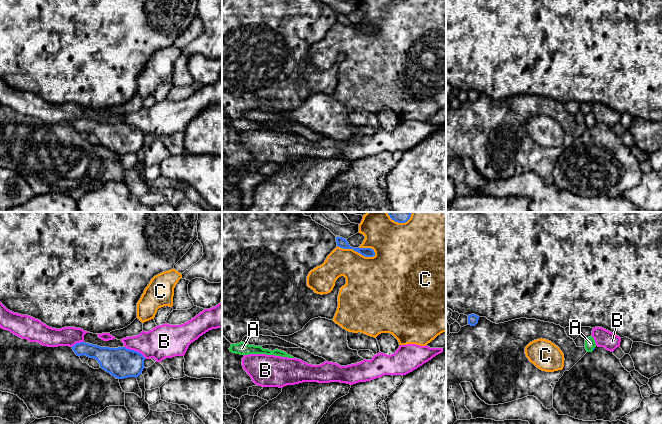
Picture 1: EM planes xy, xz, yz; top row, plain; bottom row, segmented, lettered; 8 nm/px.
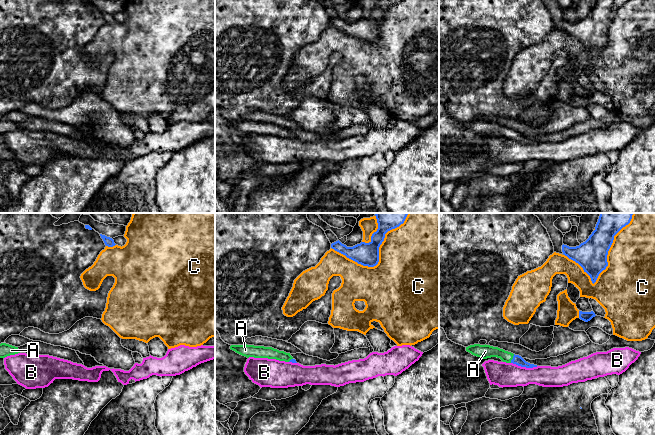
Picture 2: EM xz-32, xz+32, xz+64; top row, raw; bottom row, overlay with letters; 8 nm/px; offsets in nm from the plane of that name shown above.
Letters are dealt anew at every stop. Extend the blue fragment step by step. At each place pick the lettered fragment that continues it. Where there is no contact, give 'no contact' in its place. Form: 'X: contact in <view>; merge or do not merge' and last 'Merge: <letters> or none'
A: contact in yz; merge
B: contact in xy; do not merge
C: contact in xz; do not merge
Merge: A

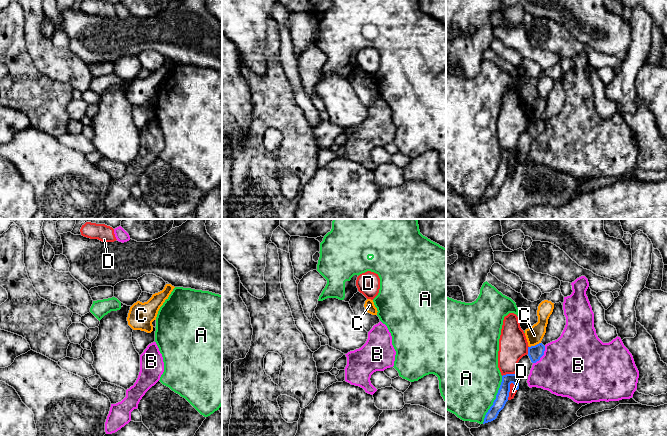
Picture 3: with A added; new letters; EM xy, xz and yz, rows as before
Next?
A: contact in yz; do not merge
B: contact in yz; do not merge
C: contact in yz; do not merge
D: contact in yz; do not merge
Merge: none

